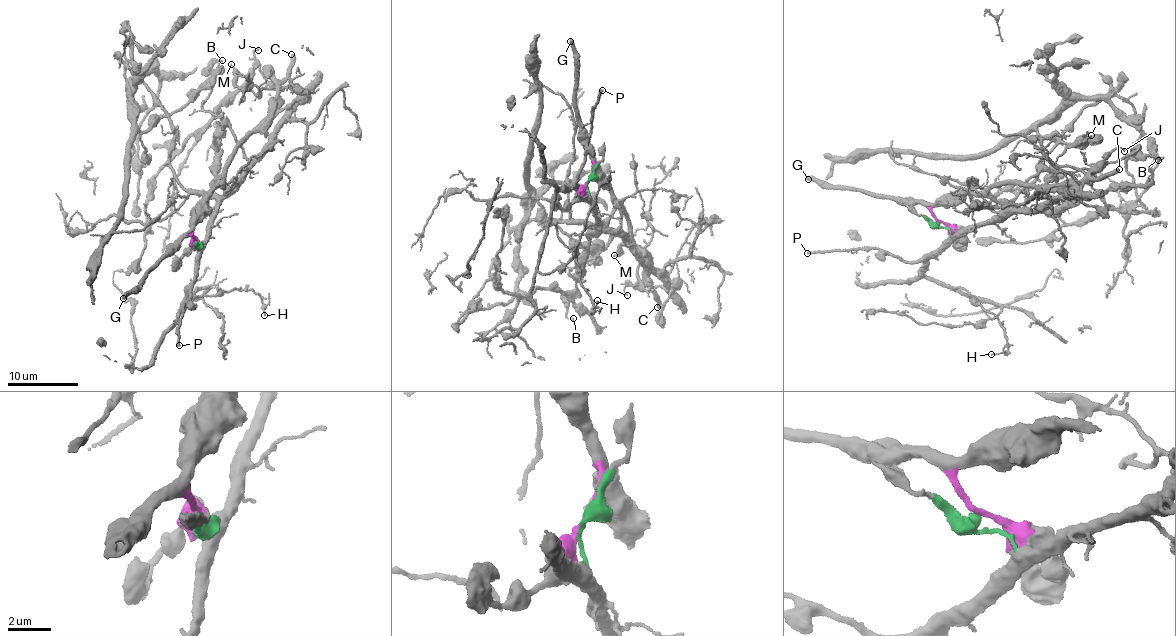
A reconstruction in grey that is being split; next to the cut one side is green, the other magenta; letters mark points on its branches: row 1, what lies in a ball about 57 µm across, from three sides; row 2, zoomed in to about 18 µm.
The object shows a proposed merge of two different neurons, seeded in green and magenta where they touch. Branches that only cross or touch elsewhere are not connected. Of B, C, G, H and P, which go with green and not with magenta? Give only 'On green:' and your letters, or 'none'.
On green: B, H, P

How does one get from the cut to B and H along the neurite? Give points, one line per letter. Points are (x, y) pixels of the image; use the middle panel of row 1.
B: (590, 179), (596, 227), (627, 243), (621, 232), (570, 271), (581, 293), (566, 302), (566, 316), (574, 318)
H: (590, 179), (587, 194), (582, 199), (571, 189), (554, 196), (550, 221), (572, 250), (592, 310), (597, 300)

